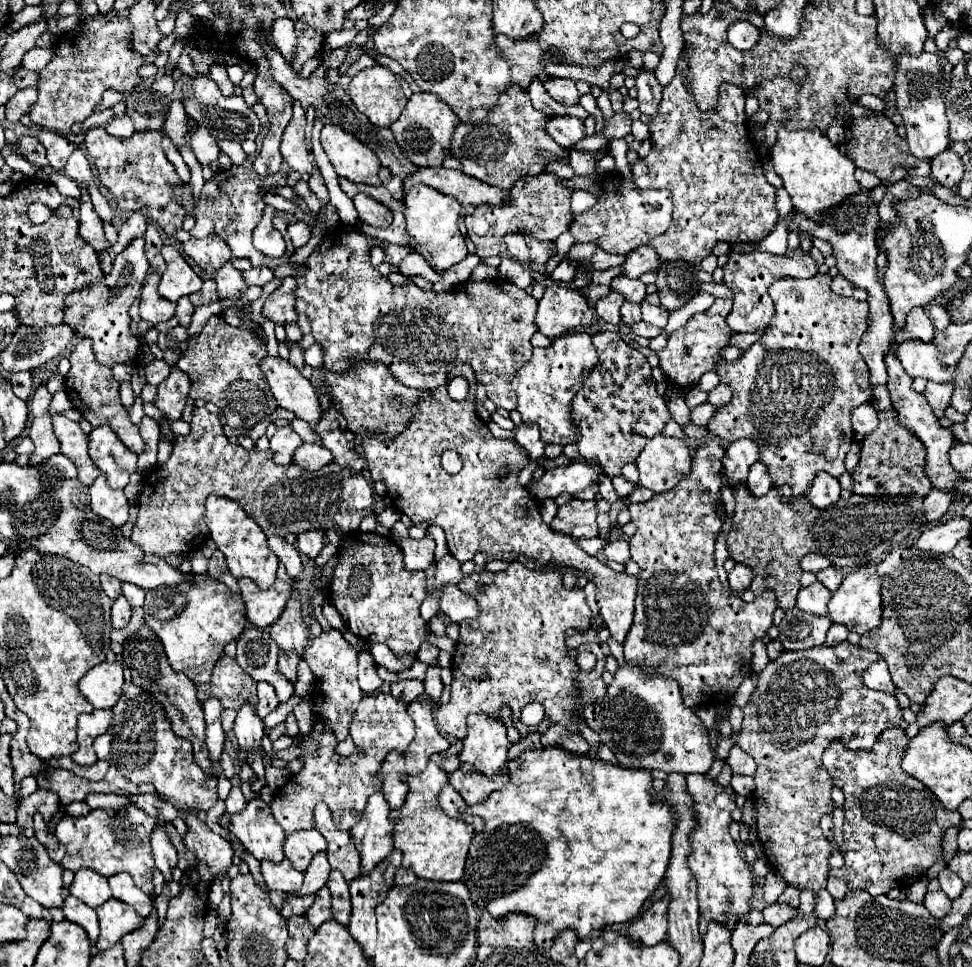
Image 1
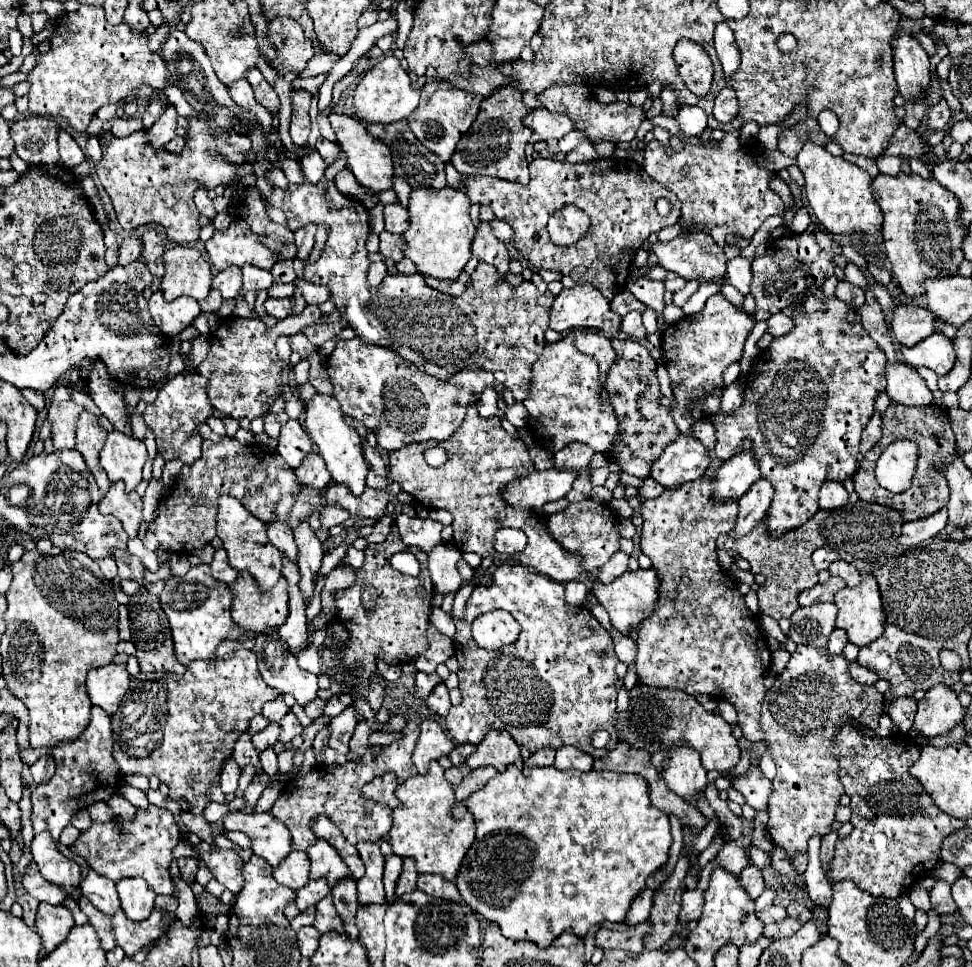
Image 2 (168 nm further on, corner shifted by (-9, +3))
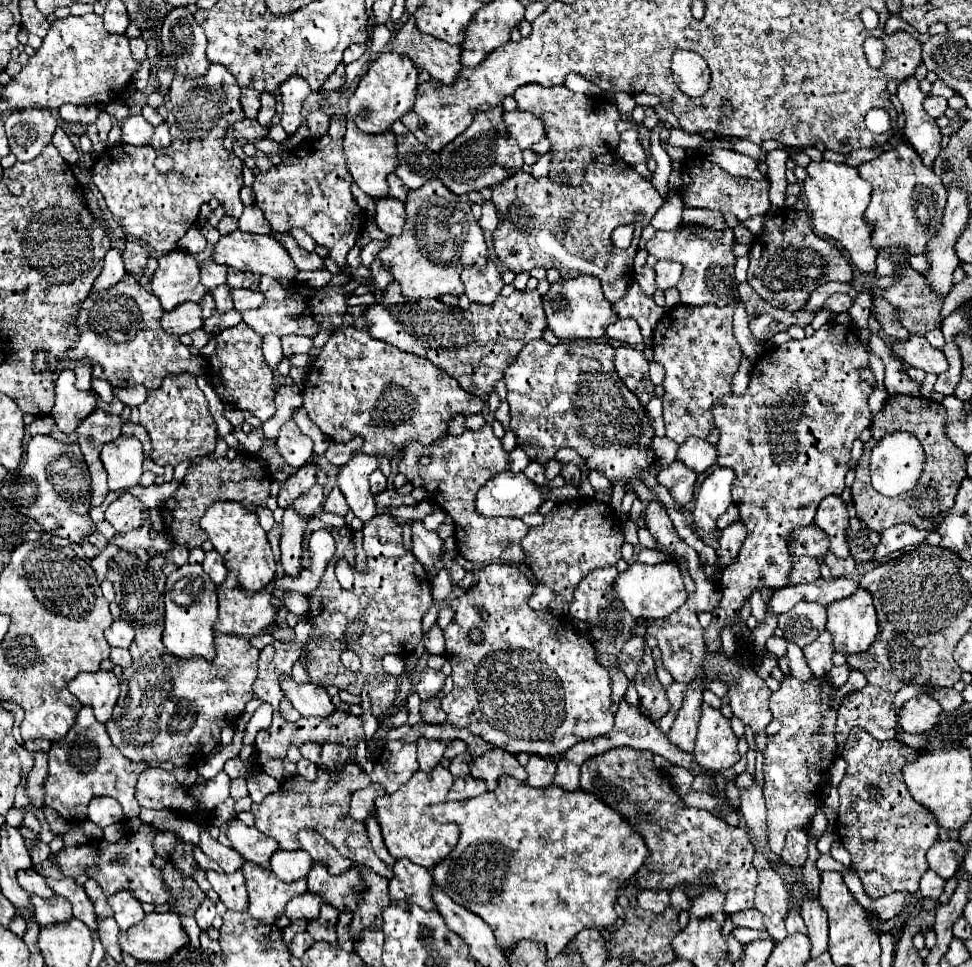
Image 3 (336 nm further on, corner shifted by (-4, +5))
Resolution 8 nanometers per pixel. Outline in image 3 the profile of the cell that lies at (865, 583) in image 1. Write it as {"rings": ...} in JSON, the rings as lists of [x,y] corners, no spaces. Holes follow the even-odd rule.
{"rings":[[[858,588],[852,596],[826,606],[826,630],[832,634],[834,650],[846,656],[868,650],[878,632],[878,618],[868,590]]]}

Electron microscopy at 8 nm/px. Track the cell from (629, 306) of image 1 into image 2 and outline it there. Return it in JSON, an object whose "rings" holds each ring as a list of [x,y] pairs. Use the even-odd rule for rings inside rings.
{"rings":[[[629,312],[621,318],[621,330],[637,340],[645,340],[645,328],[641,324],[641,314],[639,312]]]}

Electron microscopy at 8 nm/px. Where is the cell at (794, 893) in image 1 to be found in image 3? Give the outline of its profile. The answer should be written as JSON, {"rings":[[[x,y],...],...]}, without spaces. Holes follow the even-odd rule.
{"rings":[[[792,910],[792,912],[786,914],[786,930],[788,930],[788,934],[806,932],[806,924],[804,924],[802,916],[800,916],[796,910]]]}

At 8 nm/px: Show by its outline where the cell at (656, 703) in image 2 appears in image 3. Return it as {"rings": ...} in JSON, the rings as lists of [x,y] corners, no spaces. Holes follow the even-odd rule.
{"rings":[[[702,704],[702,718],[698,724],[694,752],[696,762],[700,762],[700,766],[706,770],[732,768],[740,760],[736,744],[738,740],[722,712],[708,704]]]}

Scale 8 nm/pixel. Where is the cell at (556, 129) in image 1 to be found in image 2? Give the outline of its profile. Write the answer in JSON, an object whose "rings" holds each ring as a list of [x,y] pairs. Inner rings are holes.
{"rings":[[[535,108],[529,112],[529,116],[525,116],[525,126],[533,130],[529,142],[541,142],[541,140],[549,140],[549,138],[563,138],[565,134],[569,134],[575,124],[569,120],[569,116],[565,114],[553,114],[547,108]]]}

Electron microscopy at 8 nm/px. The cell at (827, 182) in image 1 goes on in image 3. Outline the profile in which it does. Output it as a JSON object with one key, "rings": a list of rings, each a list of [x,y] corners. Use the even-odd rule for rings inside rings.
{"rings":[[[828,160],[810,162],[806,166],[808,176],[804,180],[804,194],[812,212],[812,224],[820,234],[826,234],[838,240],[850,254],[852,264],[858,266],[860,272],[876,270],[878,250],[870,244],[870,226],[864,224],[864,210],[870,202],[870,184],[860,178],[858,170],[848,164],[834,164]]]}

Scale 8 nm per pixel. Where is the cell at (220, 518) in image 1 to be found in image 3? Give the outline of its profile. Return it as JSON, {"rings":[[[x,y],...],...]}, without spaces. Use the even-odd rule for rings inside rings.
{"rings":[[[214,502],[208,506],[200,520],[202,530],[206,530],[210,542],[214,544],[214,550],[220,552],[224,558],[224,564],[228,570],[238,572],[240,584],[250,592],[264,590],[272,580],[276,572],[276,558],[270,548],[268,536],[262,530],[258,516],[238,502]]]}

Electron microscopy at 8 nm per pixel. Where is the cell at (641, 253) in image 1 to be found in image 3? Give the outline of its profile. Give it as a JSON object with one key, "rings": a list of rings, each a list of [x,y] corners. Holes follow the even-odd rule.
{"rings":[[[680,226],[670,232],[656,232],[652,240],[646,242],[648,254],[660,260],[680,262],[683,266],[681,281],[676,288],[680,292],[680,303],[704,306],[718,304],[728,306],[736,300],[738,284],[734,280],[734,254],[732,254],[734,234],[730,228],[712,230],[704,226]]]}

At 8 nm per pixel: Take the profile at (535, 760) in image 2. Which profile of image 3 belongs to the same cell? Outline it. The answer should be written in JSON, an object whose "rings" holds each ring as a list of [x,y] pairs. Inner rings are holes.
{"rings":[[[530,756],[530,762],[526,764],[526,772],[530,786],[548,786],[554,782],[556,762],[542,756]]]}

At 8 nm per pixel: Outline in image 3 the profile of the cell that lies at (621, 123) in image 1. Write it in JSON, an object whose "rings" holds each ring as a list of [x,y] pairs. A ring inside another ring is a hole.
{"rings":[[[524,84],[514,92],[516,104],[520,110],[528,110],[544,118],[546,136],[552,142],[554,160],[550,166],[550,176],[558,182],[578,186],[582,182],[582,172],[588,162],[592,162],[600,154],[614,152],[620,136],[616,124],[622,120],[622,114],[612,102],[594,102],[584,94],[570,92],[566,86],[544,88],[536,84]]]}

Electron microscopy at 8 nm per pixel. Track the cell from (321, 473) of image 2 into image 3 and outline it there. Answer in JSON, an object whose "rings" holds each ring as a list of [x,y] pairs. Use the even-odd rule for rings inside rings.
{"rings":[[[312,462],[298,468],[298,472],[292,474],[284,482],[284,486],[282,486],[280,494],[278,494],[278,506],[288,508],[300,494],[304,494],[308,488],[312,488],[316,484],[316,474],[318,474],[318,466],[312,464]]]}

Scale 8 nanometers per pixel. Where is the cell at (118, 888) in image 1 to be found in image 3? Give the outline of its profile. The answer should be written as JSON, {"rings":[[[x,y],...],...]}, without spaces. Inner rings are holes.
{"rings":[[[120,890],[110,894],[108,902],[114,910],[114,920],[118,922],[120,930],[128,930],[130,926],[136,926],[144,918],[142,902],[136,900],[130,890]]]}

